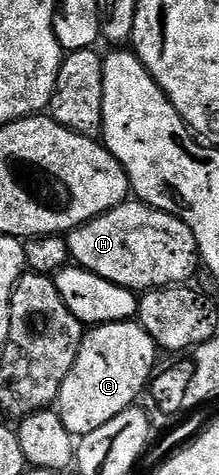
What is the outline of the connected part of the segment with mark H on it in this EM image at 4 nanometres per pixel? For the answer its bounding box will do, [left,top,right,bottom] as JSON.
[65,201,200,293]

